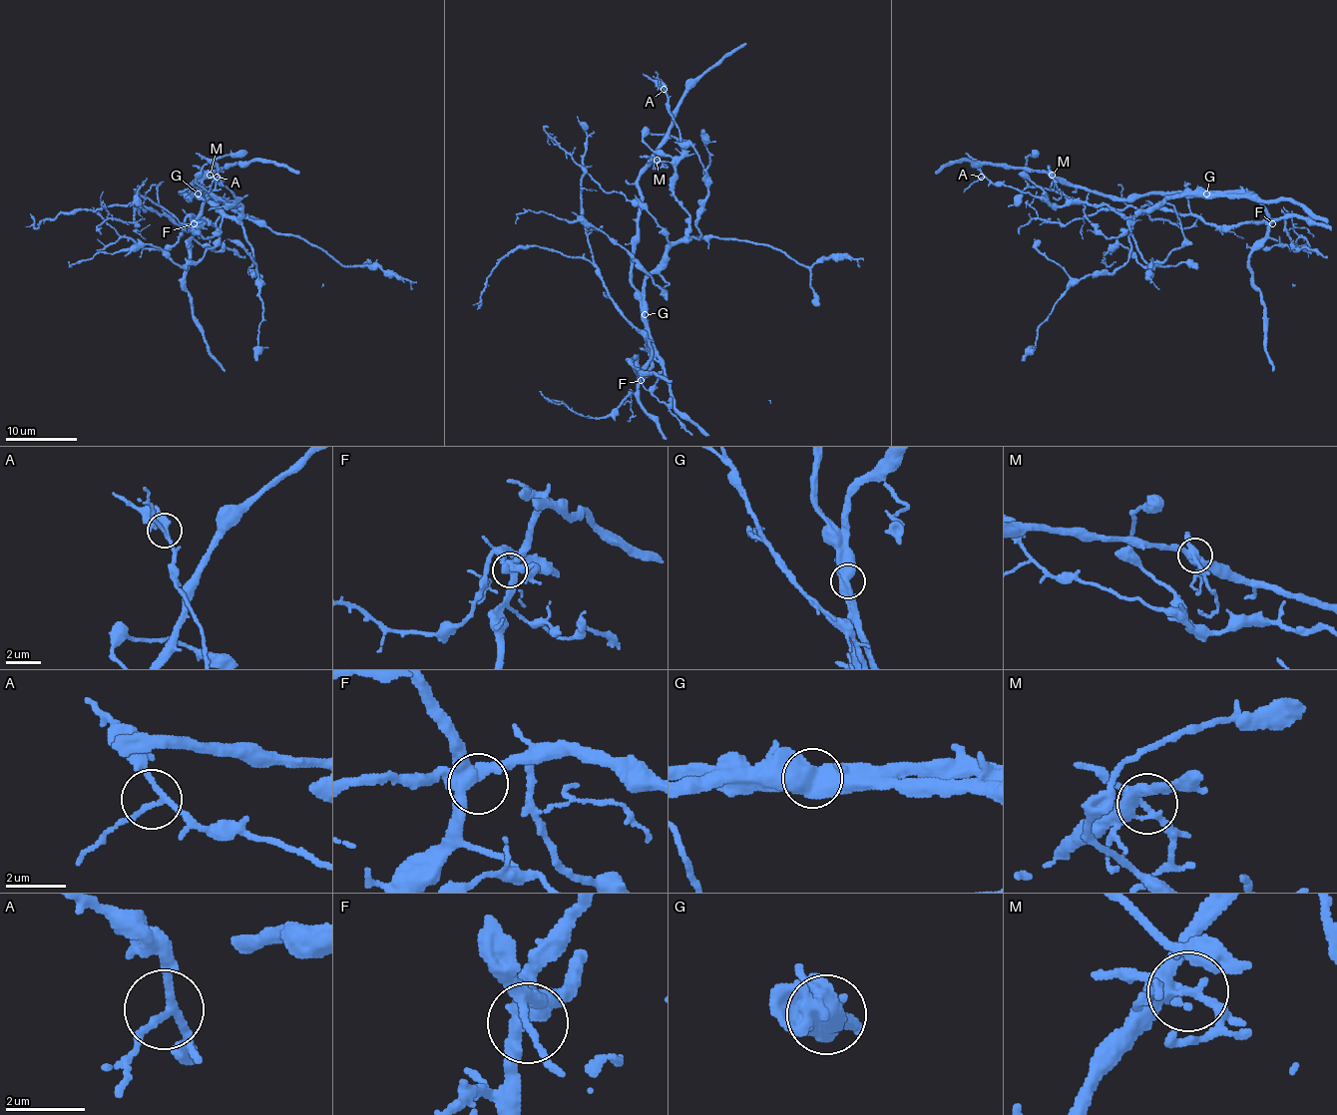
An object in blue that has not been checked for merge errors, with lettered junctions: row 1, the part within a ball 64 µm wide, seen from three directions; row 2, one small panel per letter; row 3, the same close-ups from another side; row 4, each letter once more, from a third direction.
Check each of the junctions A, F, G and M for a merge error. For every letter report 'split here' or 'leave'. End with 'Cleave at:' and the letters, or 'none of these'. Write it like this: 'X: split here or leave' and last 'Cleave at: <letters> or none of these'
A: leave
F: leave
G: split here
M: leave
Cleave at: G

